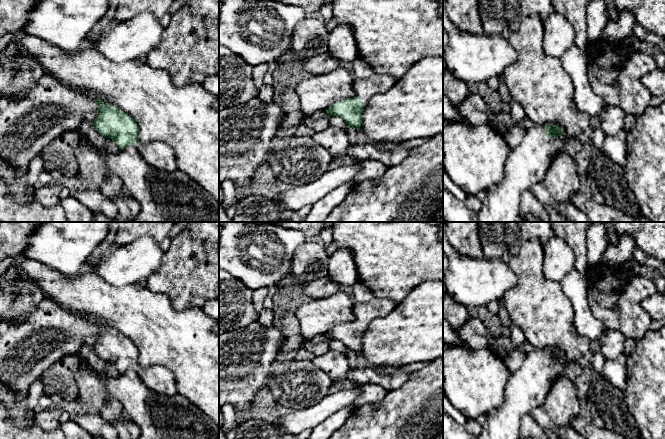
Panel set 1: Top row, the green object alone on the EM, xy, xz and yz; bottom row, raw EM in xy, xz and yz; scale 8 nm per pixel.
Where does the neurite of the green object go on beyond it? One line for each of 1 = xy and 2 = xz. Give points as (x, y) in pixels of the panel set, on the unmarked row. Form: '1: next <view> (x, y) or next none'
1: next xy (161, 380)
2: next xz (365, 312)

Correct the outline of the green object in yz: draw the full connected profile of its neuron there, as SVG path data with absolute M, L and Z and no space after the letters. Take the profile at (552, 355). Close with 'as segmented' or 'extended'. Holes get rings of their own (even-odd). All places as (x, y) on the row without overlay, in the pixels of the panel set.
M538 349L526 354L521 367L510 375L505 386L505 399L501 407L491 410L486 415L486 422L478 439L519 439L521 420L530 414L530 411L541 406L546 400L552 383L556 378L564 375L574 382L578 391L579 400L589 399L592 383L591 372L585 371L577 363L567 363L562 366L558 363L564 354L557 349Z | extended

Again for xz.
M374 296L368 302L356 302L353 307L355 320L350 323L339 325L326 333L329 340L342 342L350 353L359 353L362 348L362 337L369 324L377 319L390 314L397 303L389 298Z | extended

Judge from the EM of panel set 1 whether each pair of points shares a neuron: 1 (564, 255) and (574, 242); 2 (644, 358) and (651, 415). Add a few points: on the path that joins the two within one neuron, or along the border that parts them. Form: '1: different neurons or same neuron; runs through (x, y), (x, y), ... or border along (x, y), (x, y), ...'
1: different neurons; border along (555, 234), (572, 251), (575, 268)
2: same neuron; runs through (651, 372), (651, 401)

